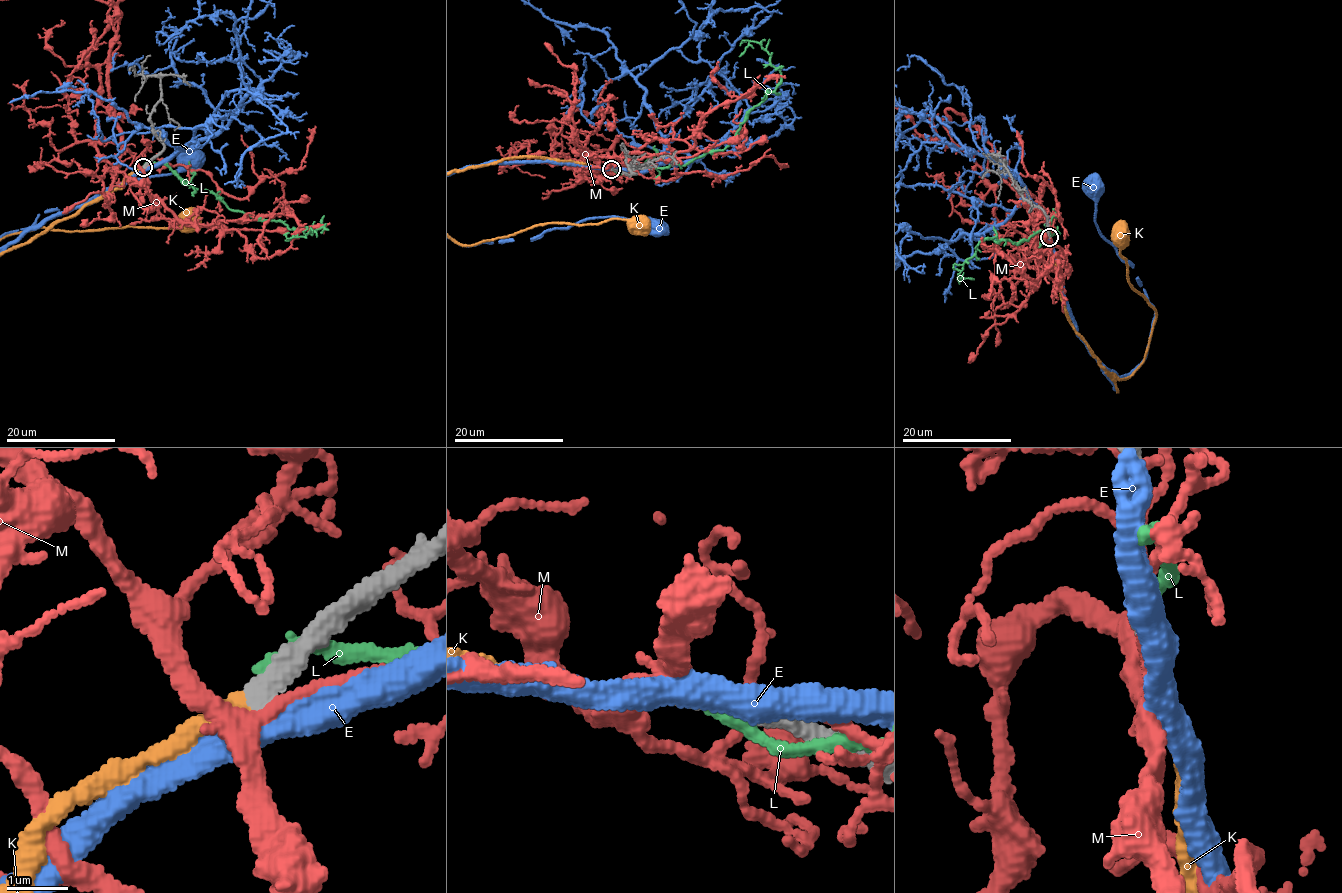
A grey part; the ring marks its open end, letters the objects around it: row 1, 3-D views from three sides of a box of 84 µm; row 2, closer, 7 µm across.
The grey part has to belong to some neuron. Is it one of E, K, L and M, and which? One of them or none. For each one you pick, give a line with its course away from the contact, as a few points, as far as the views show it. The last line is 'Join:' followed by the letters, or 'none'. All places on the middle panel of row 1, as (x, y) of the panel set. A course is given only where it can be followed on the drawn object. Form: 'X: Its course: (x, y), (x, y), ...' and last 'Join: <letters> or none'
Join: K

